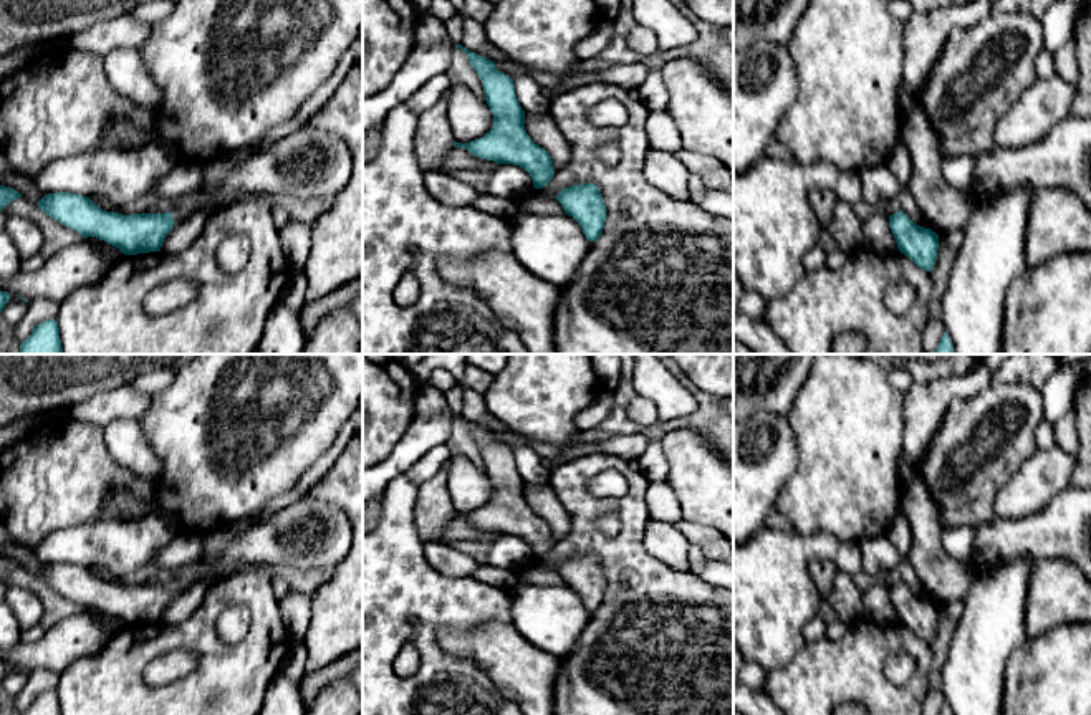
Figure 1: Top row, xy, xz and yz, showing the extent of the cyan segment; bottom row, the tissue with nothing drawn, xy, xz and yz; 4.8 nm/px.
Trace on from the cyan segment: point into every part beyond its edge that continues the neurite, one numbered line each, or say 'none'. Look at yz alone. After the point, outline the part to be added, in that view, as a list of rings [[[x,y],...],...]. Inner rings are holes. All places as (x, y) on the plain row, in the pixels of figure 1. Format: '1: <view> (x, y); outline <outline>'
none

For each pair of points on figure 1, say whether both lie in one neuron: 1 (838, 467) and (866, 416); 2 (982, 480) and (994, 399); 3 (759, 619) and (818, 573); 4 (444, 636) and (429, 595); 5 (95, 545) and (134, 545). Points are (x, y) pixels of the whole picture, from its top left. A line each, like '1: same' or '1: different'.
1: same
2: same
3: different
4: different
5: same

